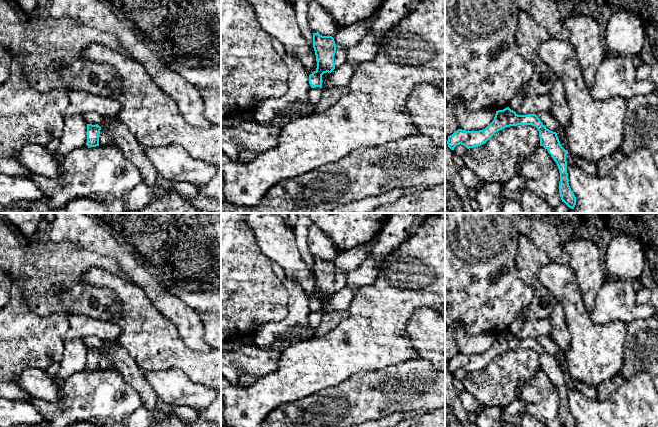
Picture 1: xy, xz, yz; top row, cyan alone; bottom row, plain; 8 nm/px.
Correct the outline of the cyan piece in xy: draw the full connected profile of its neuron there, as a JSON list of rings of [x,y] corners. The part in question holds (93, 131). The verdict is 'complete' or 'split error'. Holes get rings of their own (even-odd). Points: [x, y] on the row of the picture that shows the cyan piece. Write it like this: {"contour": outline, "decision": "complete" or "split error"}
{"contour": [[[87,124],[87,143],[86,145],[89,147],[96,147],[99,146],[99,133],[100,133],[101,127],[96,124]]], "decision": "complete"}

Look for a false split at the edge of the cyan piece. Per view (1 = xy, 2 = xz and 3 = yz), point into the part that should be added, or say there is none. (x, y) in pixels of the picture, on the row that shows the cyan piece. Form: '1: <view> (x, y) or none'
1: none
2: none
3: none

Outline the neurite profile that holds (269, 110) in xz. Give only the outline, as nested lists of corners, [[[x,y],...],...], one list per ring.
[[[286,51],[282,56],[288,70],[288,90],[280,98],[269,98],[261,102],[254,110],[252,119],[257,122],[270,124],[292,105],[308,103],[309,74],[300,62]]]

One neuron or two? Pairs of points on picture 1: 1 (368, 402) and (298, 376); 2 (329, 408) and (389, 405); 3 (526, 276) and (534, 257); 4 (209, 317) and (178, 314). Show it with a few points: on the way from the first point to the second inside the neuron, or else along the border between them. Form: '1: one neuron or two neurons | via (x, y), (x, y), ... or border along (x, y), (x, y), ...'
1: two neurons | border along (350, 376), (337, 385), (323, 388), (308, 396)
2: one neuron | via (344, 405), (374, 405)
3: one neuron | via (528, 271), (529, 262)
4: two neurons | border along (182, 301), (199, 316), (205, 339)

